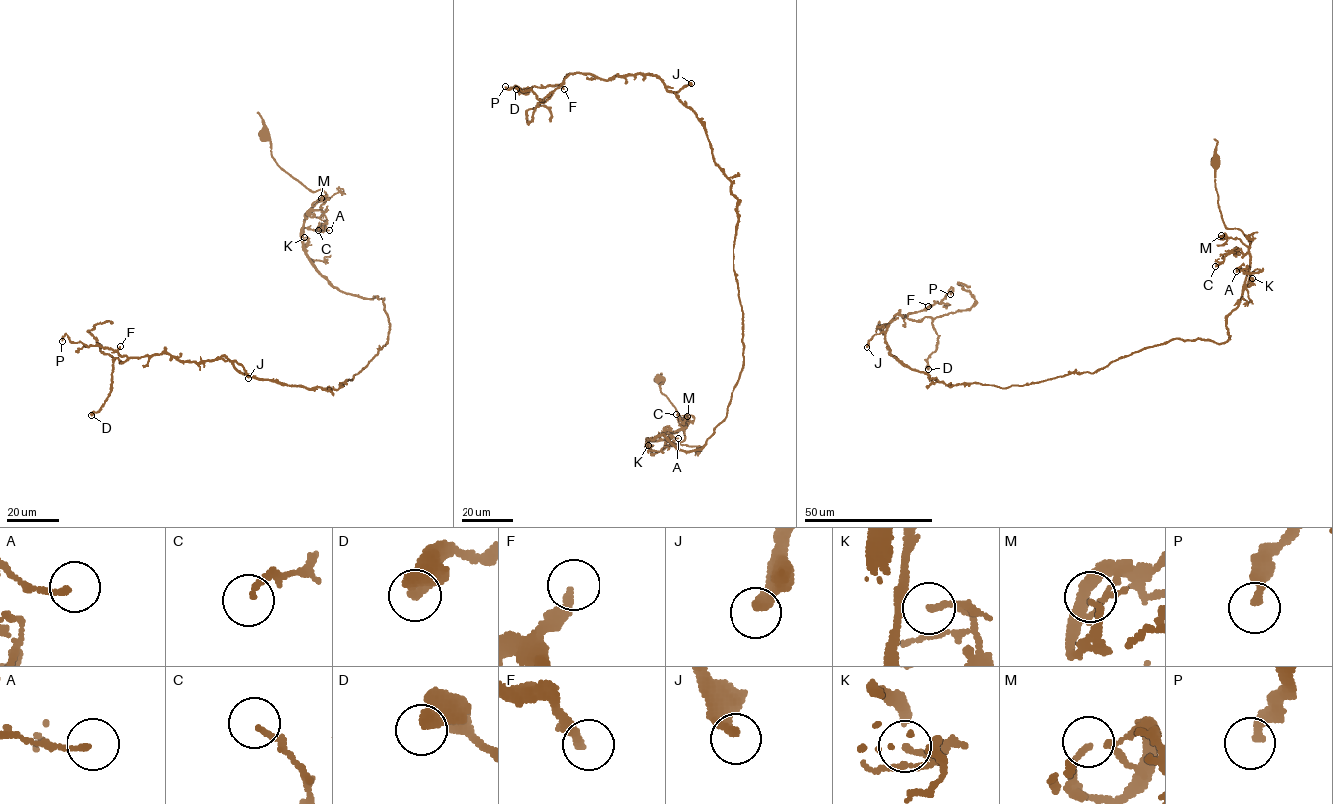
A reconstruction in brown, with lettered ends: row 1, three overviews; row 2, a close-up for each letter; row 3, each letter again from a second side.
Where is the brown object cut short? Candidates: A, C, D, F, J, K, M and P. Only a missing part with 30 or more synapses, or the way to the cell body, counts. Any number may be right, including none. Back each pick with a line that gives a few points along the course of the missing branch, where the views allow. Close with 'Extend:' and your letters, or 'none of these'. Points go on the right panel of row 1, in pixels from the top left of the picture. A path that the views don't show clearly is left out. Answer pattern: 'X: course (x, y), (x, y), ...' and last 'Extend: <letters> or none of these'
P: course (950, 294), (939, 327), (941, 335), (936, 342), (944, 352), (944, 360), (940, 361), (937, 355)
Extend: P

